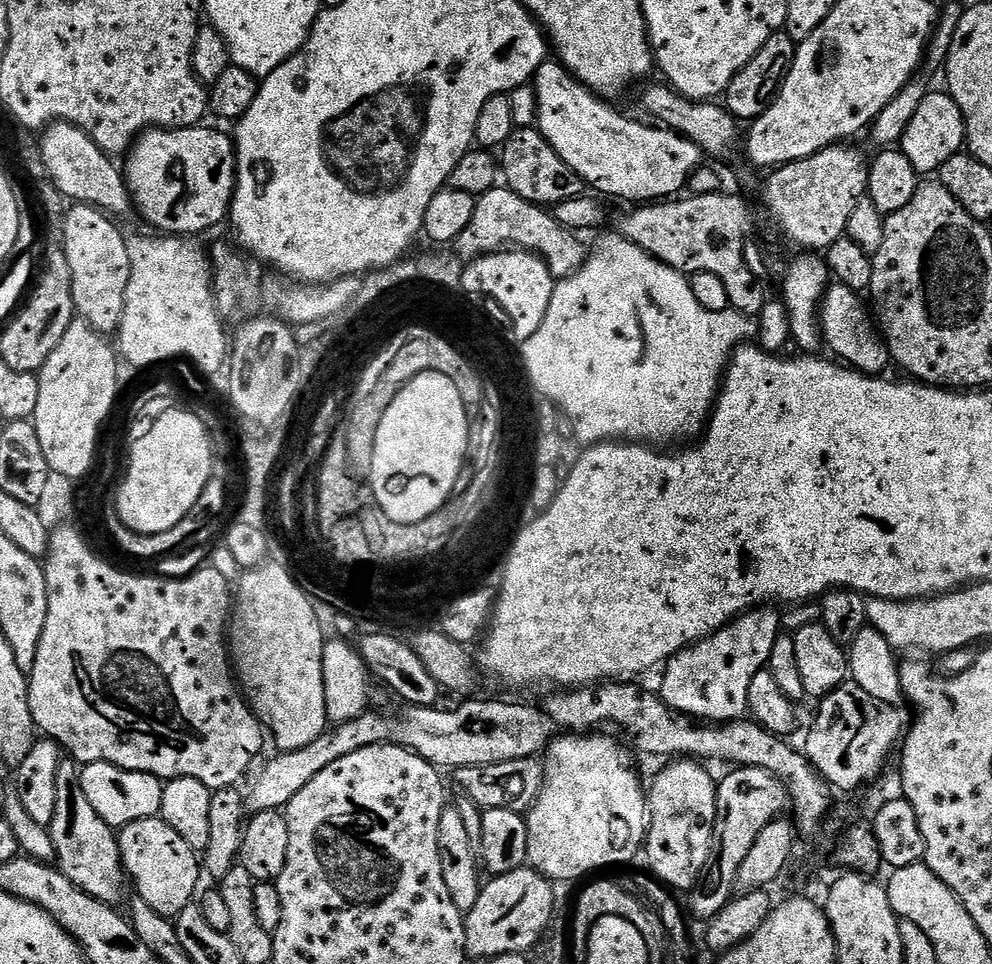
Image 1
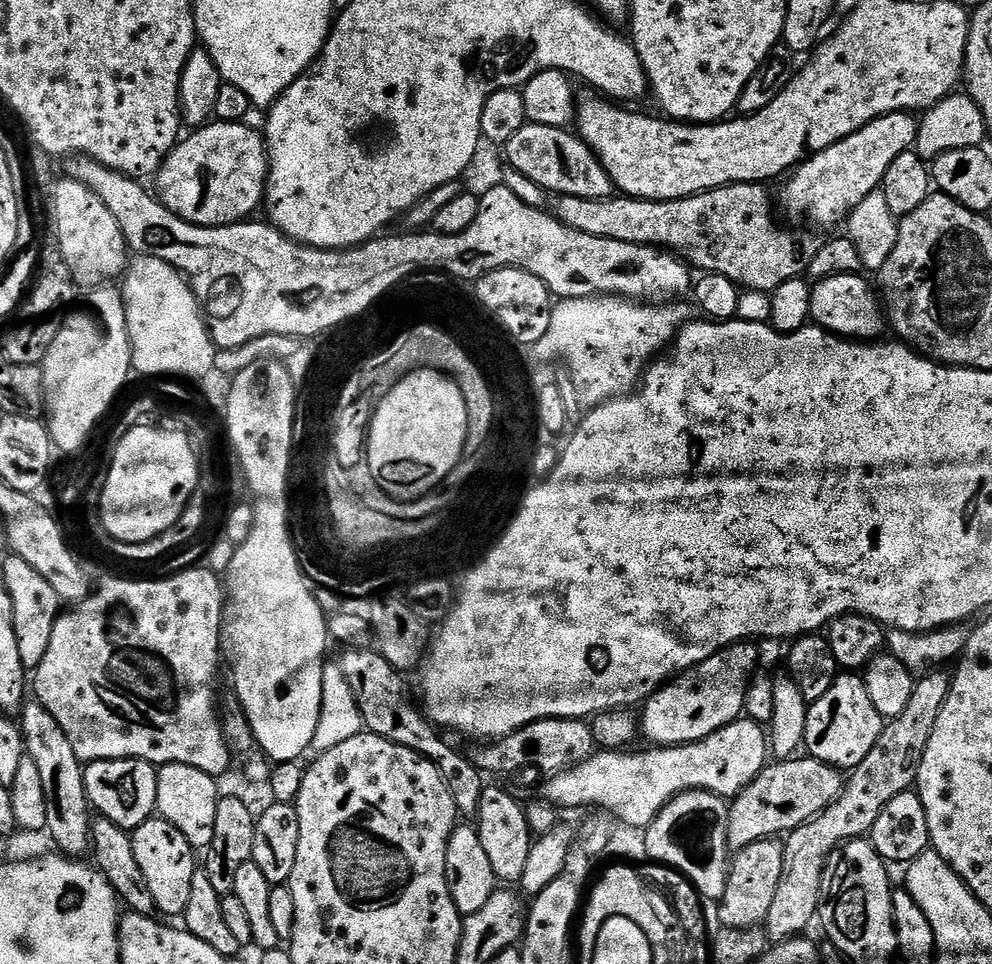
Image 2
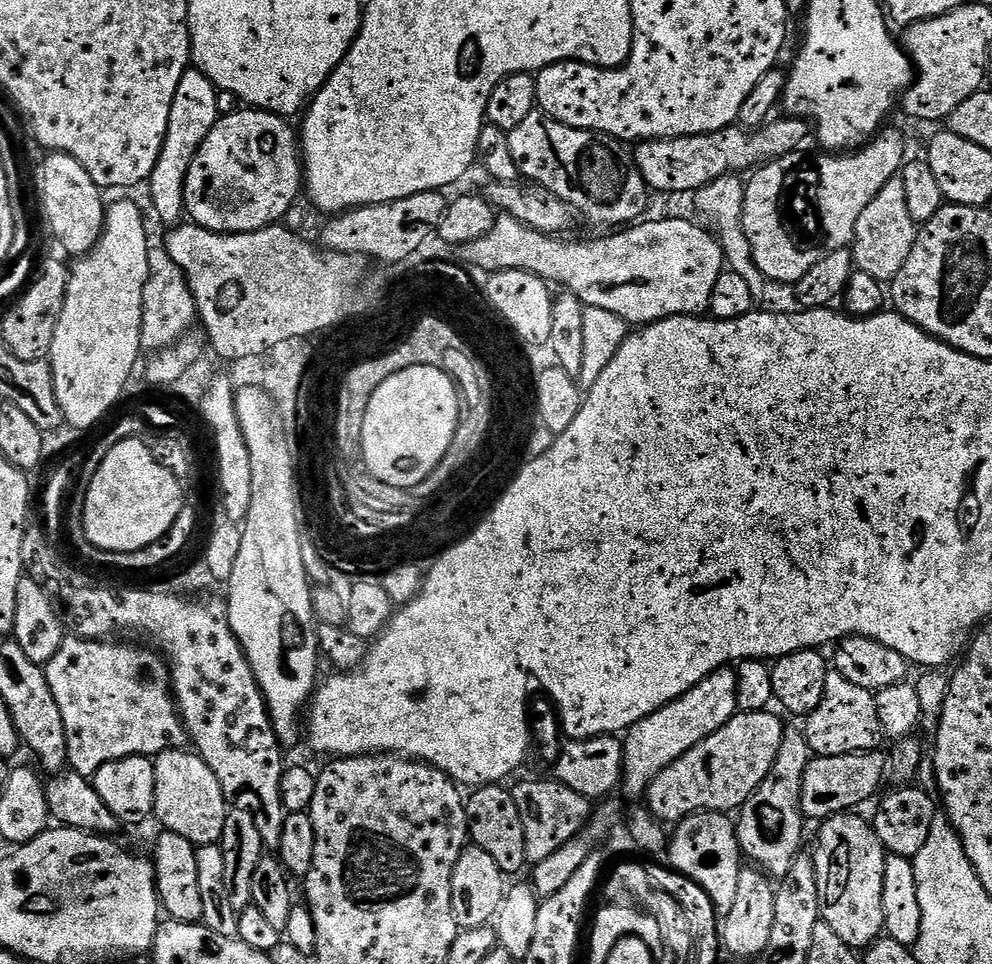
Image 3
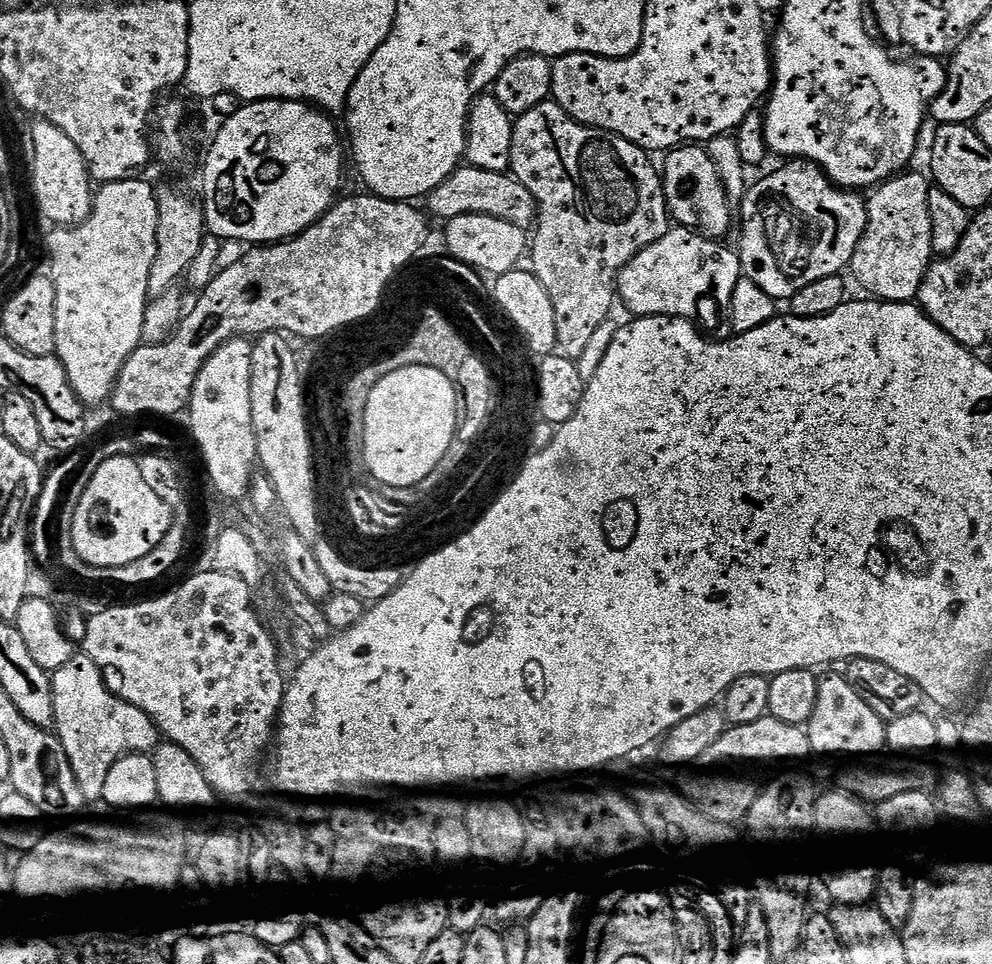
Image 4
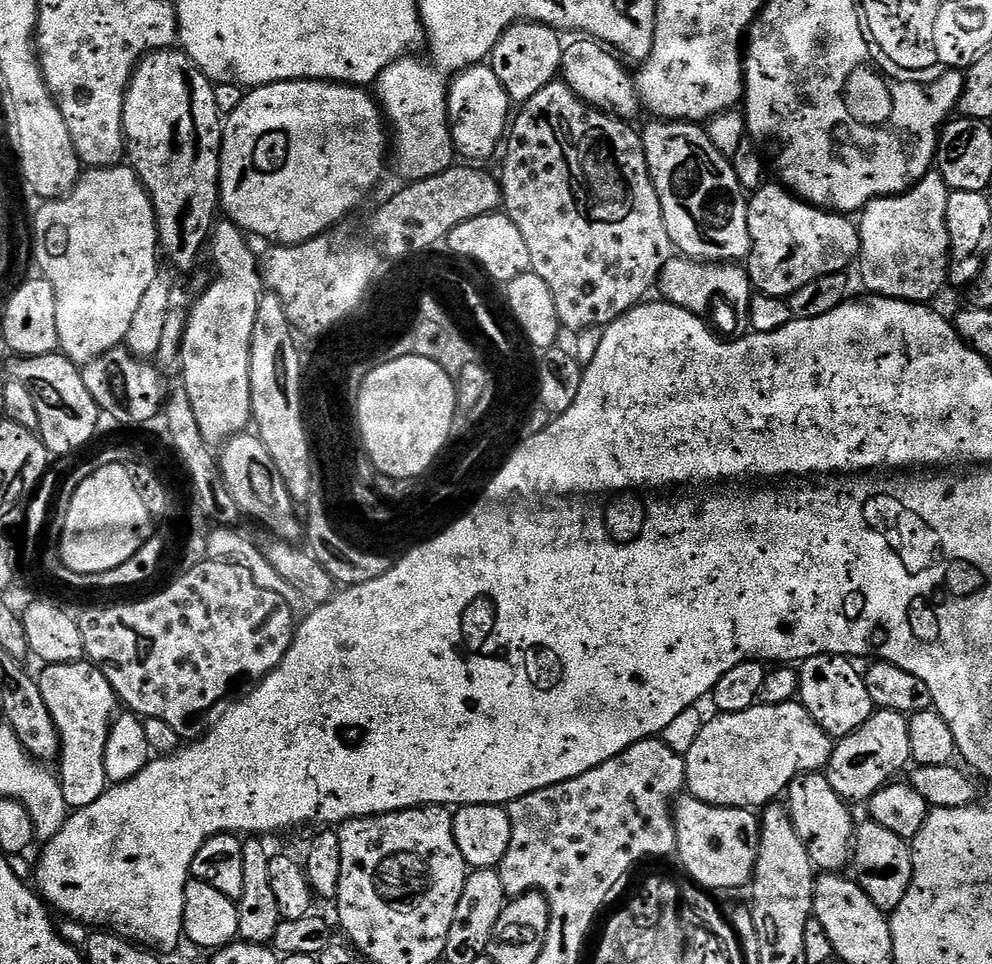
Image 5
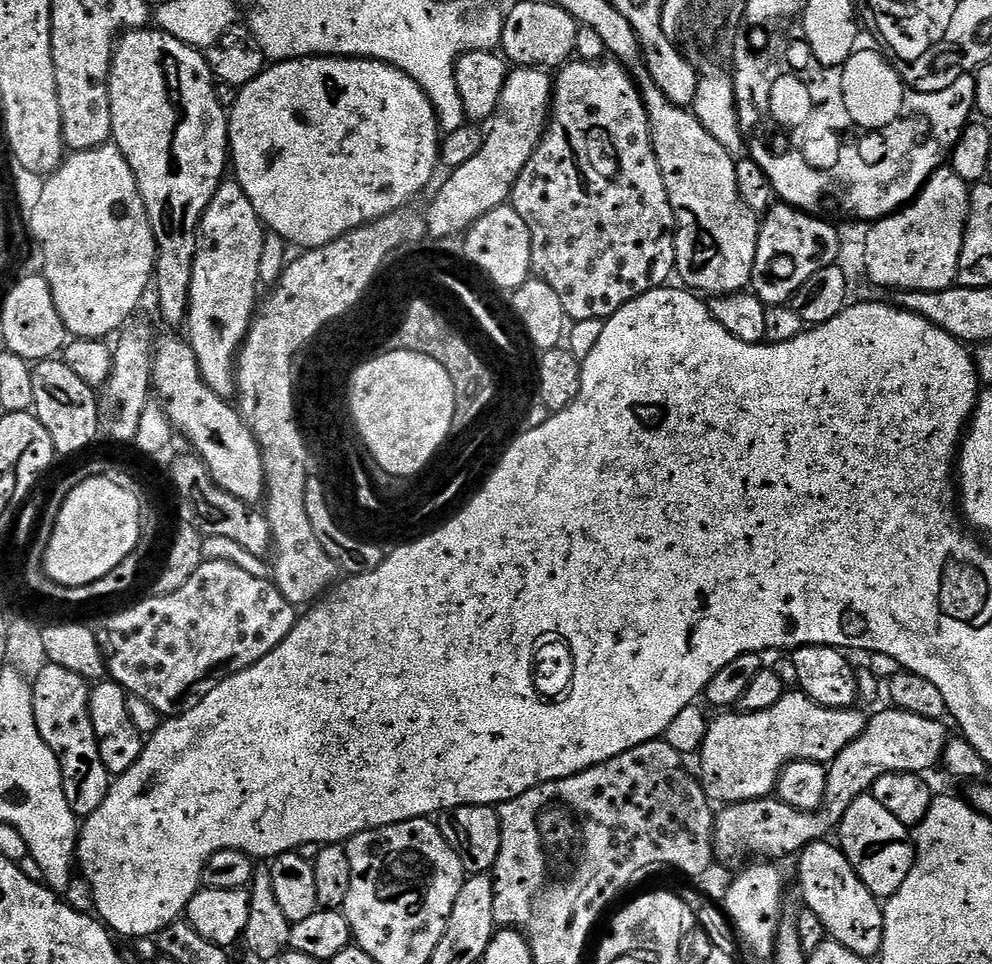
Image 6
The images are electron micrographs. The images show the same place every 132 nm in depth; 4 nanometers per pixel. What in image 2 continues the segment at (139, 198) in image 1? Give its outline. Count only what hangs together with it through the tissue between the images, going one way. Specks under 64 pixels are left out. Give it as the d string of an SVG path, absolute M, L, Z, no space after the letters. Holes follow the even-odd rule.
M209 122L203 128L189 131L168 153L160 171L154 177L158 199L178 218L191 224L217 228L238 224L249 219L256 207L265 203L264 189L268 187L268 149L263 135L247 123L222 124Z

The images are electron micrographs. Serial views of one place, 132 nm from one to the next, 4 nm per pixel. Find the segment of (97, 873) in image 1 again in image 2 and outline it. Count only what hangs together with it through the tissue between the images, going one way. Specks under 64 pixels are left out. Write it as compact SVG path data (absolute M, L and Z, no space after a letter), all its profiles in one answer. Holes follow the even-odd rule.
M39 702L25 703L18 713L18 725L20 733L24 738L24 750L27 756L34 758L34 763L38 765L38 771L42 777L42 786L46 790L46 822L48 823L47 835L52 835L52 840L57 844L59 851L63 855L73 858L83 857L89 851L92 843L92 820L86 786L84 785L85 765L74 754L74 746L70 746L70 738L66 738L66 730L58 726L54 714L46 710L46 706Z

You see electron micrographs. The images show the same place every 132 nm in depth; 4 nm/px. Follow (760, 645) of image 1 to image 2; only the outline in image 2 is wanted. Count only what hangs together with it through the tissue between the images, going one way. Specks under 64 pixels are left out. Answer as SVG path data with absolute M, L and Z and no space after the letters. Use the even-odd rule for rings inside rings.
M752 642L731 644L729 648L722 649L718 654L706 658L706 662L696 664L688 672L681 672L679 676L662 685L655 694L648 697L642 705L642 711L638 716L638 732L649 741L649 745L657 748L673 748L676 744L693 744L710 734L714 734L720 728L732 724L741 719L744 711L744 699L746 690L752 677L758 671L756 663L760 660L760 652L757 645Z

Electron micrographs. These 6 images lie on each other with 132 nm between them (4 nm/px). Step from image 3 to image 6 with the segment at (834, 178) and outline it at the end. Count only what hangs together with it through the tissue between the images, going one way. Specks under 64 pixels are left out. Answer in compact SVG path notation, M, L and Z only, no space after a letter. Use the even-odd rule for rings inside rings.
M783 202L773 204L768 212L763 213L750 285L751 291L763 304L788 304L798 286L802 286L810 274L841 259L840 236L827 222L827 219L801 212Z

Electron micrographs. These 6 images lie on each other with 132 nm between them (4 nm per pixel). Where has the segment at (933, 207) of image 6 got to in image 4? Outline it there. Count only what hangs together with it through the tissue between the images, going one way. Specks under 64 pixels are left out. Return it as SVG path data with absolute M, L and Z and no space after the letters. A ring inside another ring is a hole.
M905 170L885 180L867 197L866 230L852 255L850 272L877 300L893 300L896 304L915 301L920 283L934 258L932 227L930 226L930 180L920 172Z

